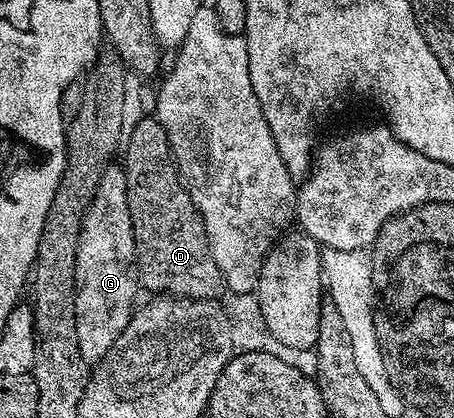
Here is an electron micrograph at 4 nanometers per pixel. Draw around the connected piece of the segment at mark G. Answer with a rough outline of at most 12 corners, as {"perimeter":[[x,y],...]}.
{"perimeter":[[109,164],[74,263],[78,351],[97,363],[137,308],[126,175]]}

